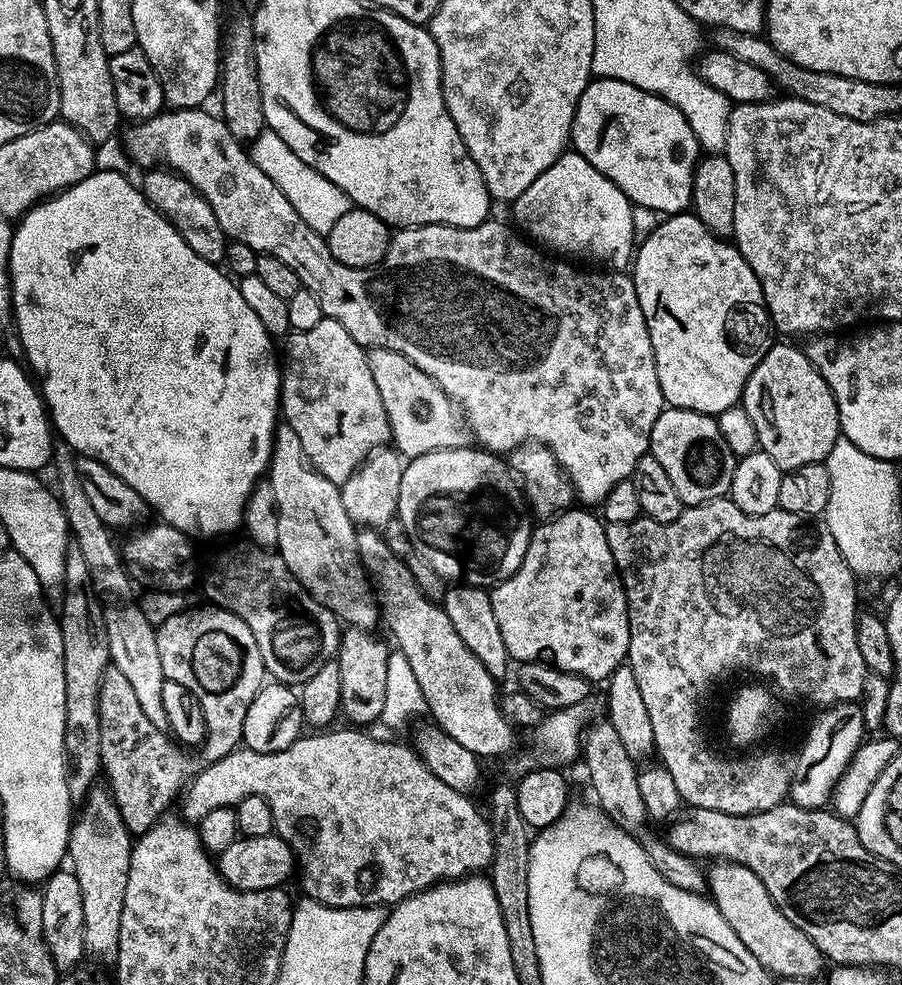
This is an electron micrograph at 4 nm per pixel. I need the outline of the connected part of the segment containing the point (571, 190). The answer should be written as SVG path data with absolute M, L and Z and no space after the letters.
M574 150L565 151L545 172L538 174L538 178L534 178L534 182L530 182L526 190L522 190L522 194L511 205L511 210L512 220L520 223L525 228L523 231L537 245L543 246L557 257L603 266L608 270L624 270L633 263L638 235L636 236L636 220L632 217L632 201L626 194L622 194L622 190L618 190L614 182L610 182L610 178L606 178L606 174L594 170L594 166L590 166L590 162L586 162L586 158L582 158Z

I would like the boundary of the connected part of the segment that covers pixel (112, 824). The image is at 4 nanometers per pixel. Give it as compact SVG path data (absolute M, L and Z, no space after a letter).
M97 786L91 788L88 792L88 797L79 805L78 811L75 813L72 822L72 833L68 835L68 856L70 857L71 871L76 873L78 878L78 886L82 886L82 938L84 939L84 954L85 957L97 960L100 964L108 964L108 966L115 965L116 955L118 954L118 934L122 930L122 902L126 902L126 878L130 874L130 858L132 857L132 845L134 837L128 831L126 822L122 822L122 814L118 810L118 806L114 802L112 793L108 791L107 787Z

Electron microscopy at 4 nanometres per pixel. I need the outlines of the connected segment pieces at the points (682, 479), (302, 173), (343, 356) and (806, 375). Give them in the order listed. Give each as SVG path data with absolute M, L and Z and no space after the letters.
M665 407L650 430L648 443L650 455L666 469L670 482L678 490L678 498L686 506L705 504L711 500L723 500L732 491L732 479L737 456L728 449L718 430L715 416L685 408Z
M271 130L261 132L258 139L251 141L250 155L258 170L262 170L262 174L266 174L266 178L270 178L270 182L274 182L274 186L278 186L282 194L286 194L290 206L298 210L298 218L302 218L302 222L306 222L310 230L326 234L334 226L334 222L338 222L338 218L348 212L348 196L338 190L338 186L334 186L330 178L318 174L314 166L306 166L306 162L302 162L302 158L298 158L298 154L294 154L294 150L290 150L290 146L286 146L286 142L278 138L278 134Z
M322 319L314 330L292 332L287 337L288 353L282 356L282 375L280 377L280 410L283 423L298 434L302 441L302 450L306 450L306 458L312 468L322 474L322 478L330 478L330 482L342 485L350 474L376 451L383 448L392 439L392 427L386 418L386 406L382 406L382 398L378 394L378 385L370 374L368 354L350 334L346 334L346 326L337 320Z
M773 343L762 362L754 366L754 374L744 387L742 407L746 414L750 414L750 422L754 422L754 430L758 430L759 451L770 454L774 462L782 470L806 466L807 464L819 464L827 461L830 450L837 440L841 439L840 419L838 418L838 406L834 402L834 394L830 386L826 386L826 378L818 374L818 370L810 362L807 351L803 347L795 348L795 343Z

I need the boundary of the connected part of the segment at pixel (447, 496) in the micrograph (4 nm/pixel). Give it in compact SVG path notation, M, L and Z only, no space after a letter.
M479 446L434 450L430 454L411 457L404 466L396 515L410 542L414 542L414 550L418 550L418 554L438 570L445 582L477 586L495 586L522 566L534 527L513 470L497 453Z

